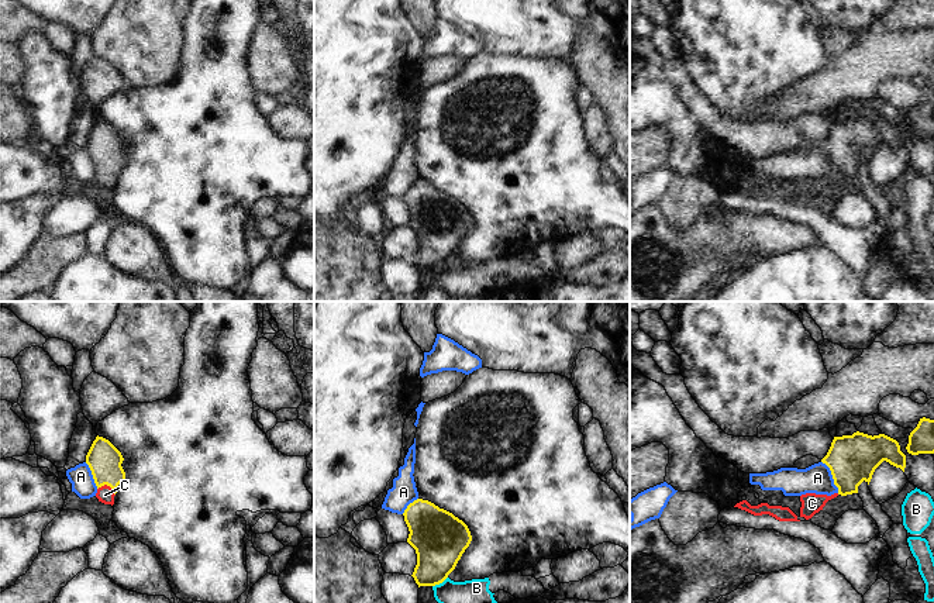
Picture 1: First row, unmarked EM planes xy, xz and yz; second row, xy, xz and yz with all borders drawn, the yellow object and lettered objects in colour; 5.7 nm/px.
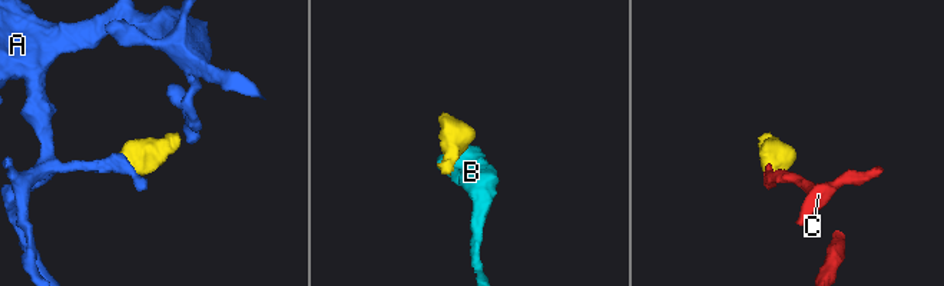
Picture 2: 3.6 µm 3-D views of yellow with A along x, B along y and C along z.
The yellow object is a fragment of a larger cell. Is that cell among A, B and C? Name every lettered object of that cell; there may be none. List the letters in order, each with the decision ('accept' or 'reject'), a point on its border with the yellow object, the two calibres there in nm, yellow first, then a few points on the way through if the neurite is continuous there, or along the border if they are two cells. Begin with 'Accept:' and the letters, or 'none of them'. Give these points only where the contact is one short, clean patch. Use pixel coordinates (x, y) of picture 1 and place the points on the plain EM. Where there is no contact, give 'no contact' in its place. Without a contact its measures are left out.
Accept: C
A: reject; contact yz (833, 161); calibres 280 and 160 nm; border yz (822, 145), (829, 152), (838, 176)
B: reject; contact xz (440, 266); calibres 320 and 190 nm; border xz (447, 261), (433, 271)
C: accept; contact xy (107, 169); calibres 190 and 90 nm; way xy (104, 145), (107, 169), (104, 179)

